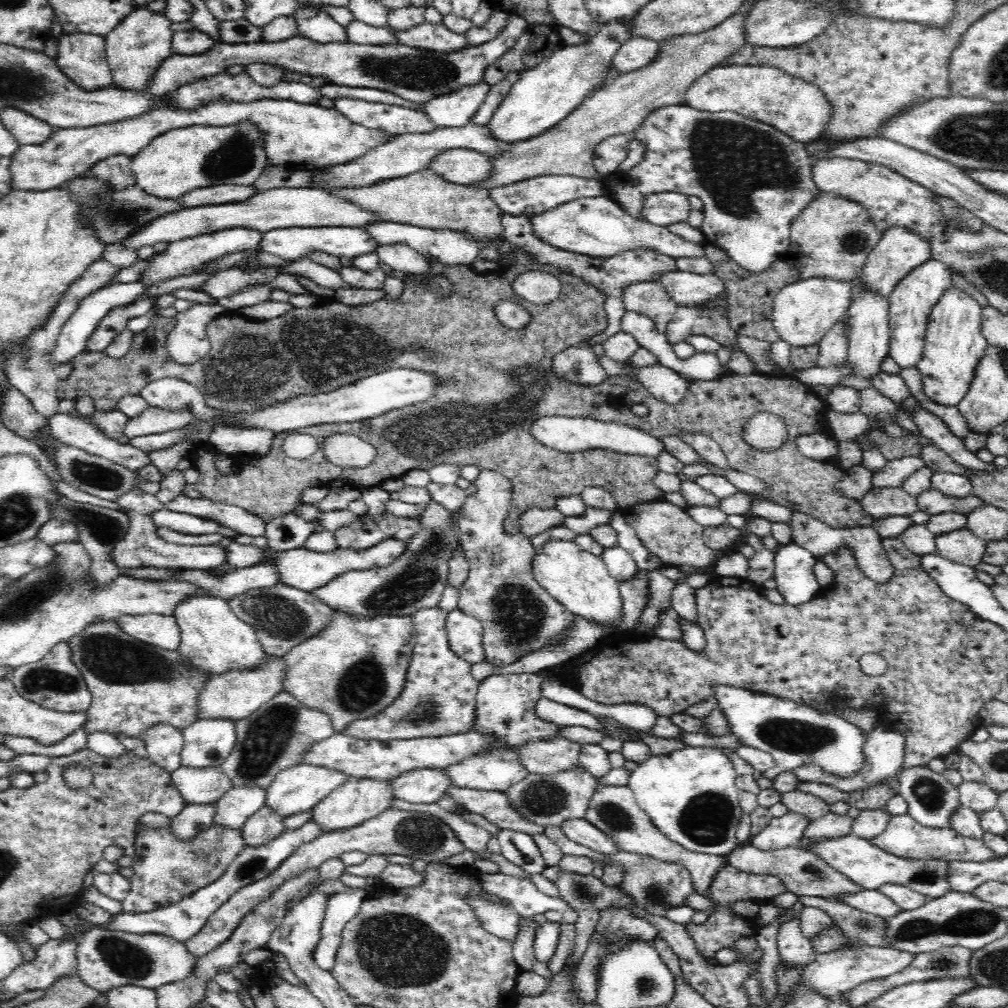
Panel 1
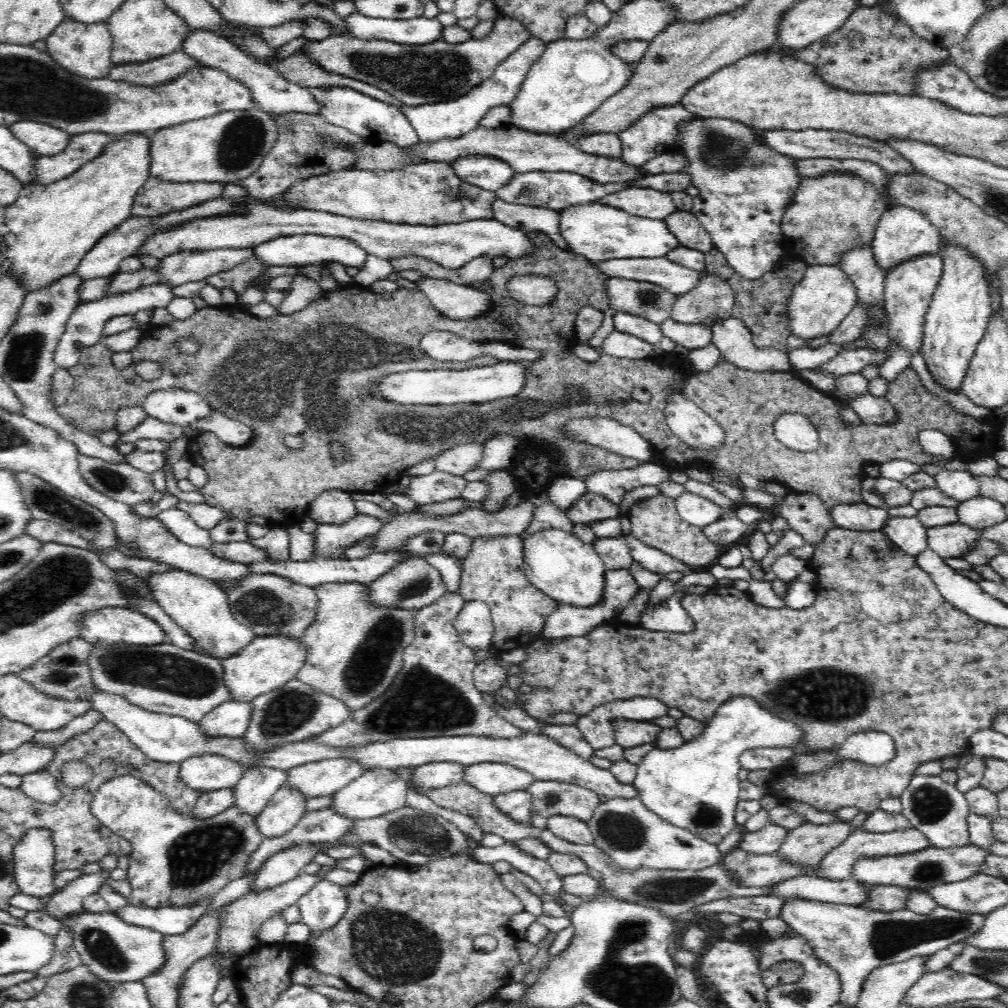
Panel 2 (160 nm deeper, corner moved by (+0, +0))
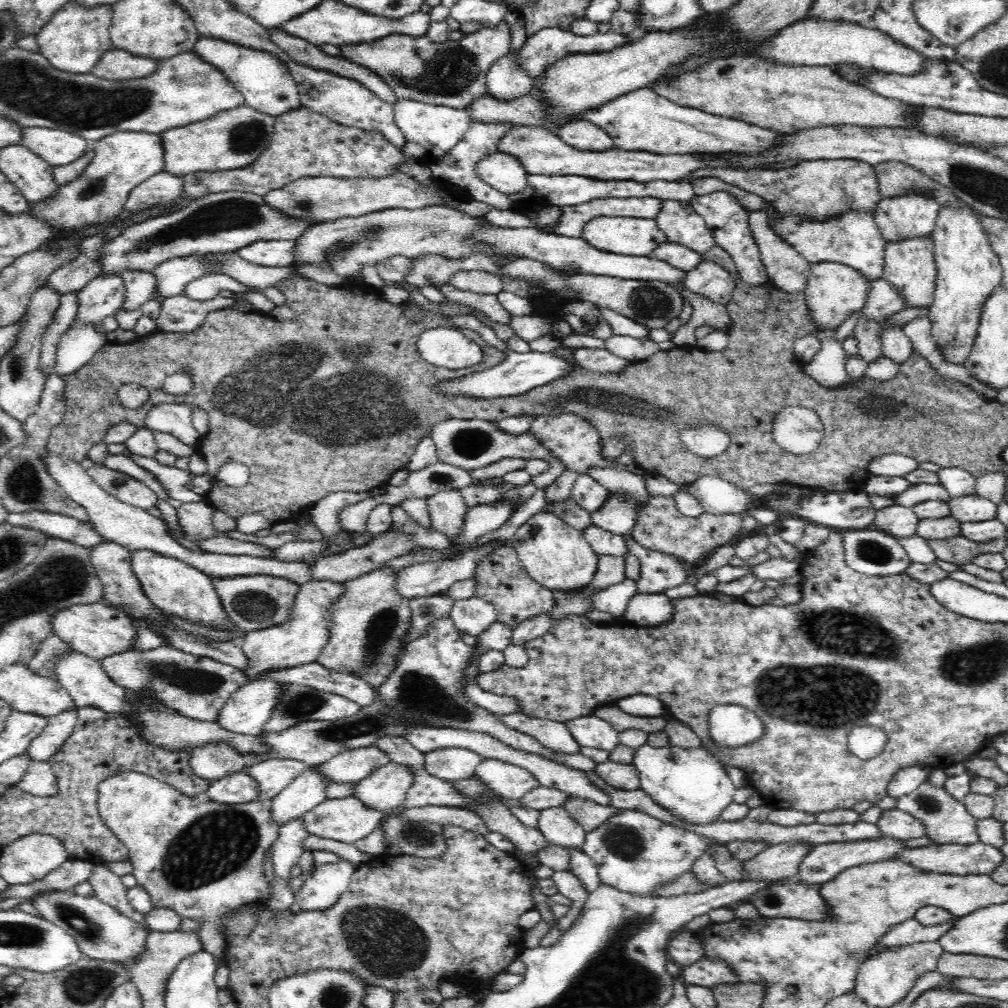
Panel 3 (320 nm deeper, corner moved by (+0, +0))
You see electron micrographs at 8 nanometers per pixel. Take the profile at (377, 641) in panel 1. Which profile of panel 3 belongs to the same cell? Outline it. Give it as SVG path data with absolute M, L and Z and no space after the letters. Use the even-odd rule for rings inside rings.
M382 567L344 582L346 592L330 608L330 638L318 656L320 665L362 678L372 687L379 688L389 678L404 652L400 644L413 625L409 600L398 593L396 576L390 567Z

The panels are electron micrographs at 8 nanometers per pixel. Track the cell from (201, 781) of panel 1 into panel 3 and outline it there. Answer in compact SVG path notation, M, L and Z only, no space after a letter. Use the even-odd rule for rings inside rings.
M214 742L196 747L190 763L196 776L210 782L222 780L246 768L245 756L228 742Z

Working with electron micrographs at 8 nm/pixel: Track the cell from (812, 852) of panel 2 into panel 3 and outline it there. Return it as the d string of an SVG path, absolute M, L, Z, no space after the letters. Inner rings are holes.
M786 842L774 844L759 852L754 858L744 861L746 881L774 881L784 878L797 879L798 868L804 860L804 855L814 844L803 842Z

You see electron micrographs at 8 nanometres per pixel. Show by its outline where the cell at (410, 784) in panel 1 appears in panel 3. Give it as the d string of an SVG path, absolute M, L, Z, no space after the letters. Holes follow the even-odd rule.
M438 748L425 754L425 770L446 782L464 780L475 776L484 760L480 754L467 748Z

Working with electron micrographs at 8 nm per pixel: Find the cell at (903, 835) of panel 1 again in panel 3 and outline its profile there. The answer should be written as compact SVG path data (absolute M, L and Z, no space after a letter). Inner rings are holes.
M885 837L876 840L856 840L856 842L832 842L828 844L814 845L805 855L800 868L798 877L801 882L808 884L822 884L834 880L840 872L862 866L862 864L872 864L880 860L888 860L897 856L904 850L903 842L896 838Z

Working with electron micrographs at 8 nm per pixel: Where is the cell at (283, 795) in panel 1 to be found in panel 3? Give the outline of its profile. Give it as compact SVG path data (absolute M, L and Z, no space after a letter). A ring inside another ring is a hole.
M374 745L342 752L318 766L328 784L358 783L390 762L390 756Z

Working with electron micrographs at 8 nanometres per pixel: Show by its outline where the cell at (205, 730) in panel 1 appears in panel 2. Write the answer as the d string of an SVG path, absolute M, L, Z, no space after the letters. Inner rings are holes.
M227 700L219 704L200 721L200 727L207 736L220 738L242 738L246 735L252 720L252 701Z

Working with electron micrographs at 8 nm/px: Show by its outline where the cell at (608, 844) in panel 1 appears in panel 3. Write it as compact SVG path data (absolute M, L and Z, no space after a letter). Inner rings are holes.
M562 807L542 810L537 829L551 844L567 849L582 846L587 833Z

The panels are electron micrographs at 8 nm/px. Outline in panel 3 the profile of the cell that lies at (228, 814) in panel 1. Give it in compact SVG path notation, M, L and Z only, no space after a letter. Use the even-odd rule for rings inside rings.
M293 759L266 760L265 762L260 762L252 766L247 772L258 783L259 792L261 792L258 802L274 799L284 788L287 788L292 781L298 778L306 770L307 766L308 764Z

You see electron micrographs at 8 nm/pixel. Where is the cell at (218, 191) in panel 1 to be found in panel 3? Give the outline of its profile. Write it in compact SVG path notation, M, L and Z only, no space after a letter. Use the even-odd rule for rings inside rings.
M162 171L142 184L135 186L128 195L124 210L141 211L156 205L175 201L183 193L181 177Z

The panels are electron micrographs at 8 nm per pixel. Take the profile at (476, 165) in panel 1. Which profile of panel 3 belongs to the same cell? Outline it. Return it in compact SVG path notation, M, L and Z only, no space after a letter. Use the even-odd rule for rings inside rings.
M500 151L484 156L476 166L476 173L482 181L505 195L522 192L529 176L516 156Z

